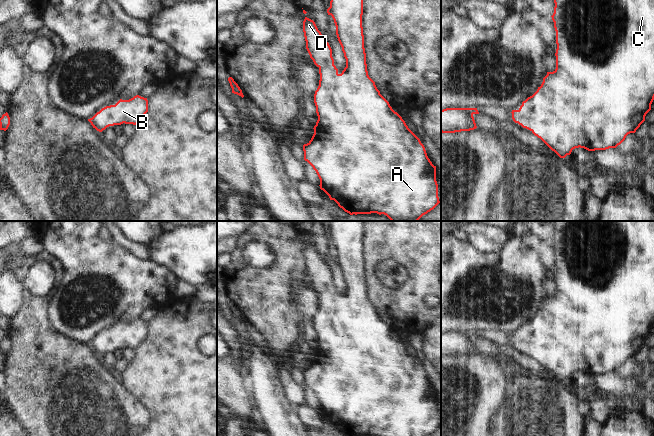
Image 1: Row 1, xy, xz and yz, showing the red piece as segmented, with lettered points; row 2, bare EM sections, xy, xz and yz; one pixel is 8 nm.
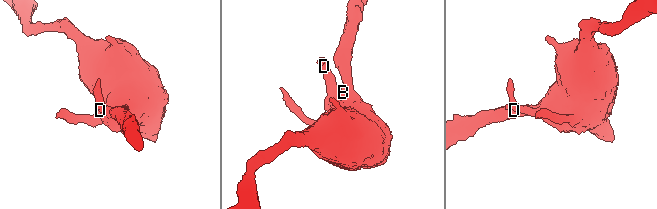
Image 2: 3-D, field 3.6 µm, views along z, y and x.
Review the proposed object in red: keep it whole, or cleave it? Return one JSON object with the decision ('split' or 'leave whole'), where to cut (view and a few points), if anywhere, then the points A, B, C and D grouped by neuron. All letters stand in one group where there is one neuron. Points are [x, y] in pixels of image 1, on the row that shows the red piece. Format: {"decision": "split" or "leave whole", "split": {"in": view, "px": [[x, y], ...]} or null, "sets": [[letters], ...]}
{"decision": "leave whole", "split": null, "sets": [["A", "B", "C", "D"]]}

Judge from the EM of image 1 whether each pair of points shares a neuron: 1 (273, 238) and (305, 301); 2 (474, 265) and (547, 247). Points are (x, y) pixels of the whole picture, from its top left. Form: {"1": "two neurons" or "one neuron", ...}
{"1": "two neurons", "2": "two neurons"}

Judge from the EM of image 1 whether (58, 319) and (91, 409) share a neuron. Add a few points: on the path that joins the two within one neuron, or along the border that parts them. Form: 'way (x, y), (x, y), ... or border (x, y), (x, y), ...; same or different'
border (48, 317), (57, 331), (71, 339), (86, 343); different

